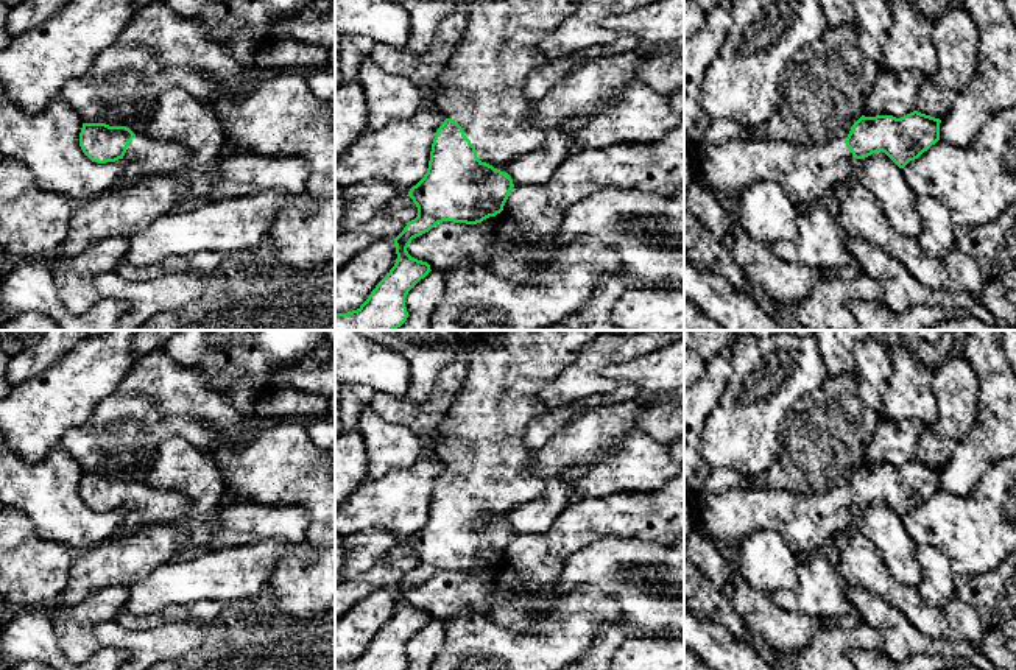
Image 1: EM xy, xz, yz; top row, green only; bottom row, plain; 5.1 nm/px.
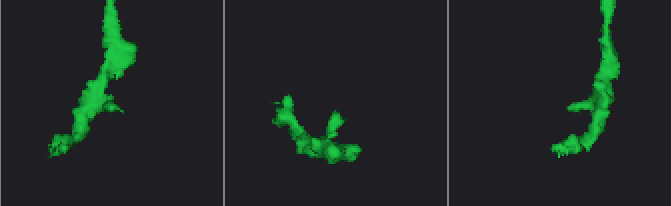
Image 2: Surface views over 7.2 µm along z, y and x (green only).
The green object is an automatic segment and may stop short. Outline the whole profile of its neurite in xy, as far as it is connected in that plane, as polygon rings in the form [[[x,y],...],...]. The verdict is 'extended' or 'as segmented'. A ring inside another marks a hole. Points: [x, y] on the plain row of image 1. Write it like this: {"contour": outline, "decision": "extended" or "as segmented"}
{"contour": [[[83,472],[79,495],[92,511],[122,508],[125,530],[148,524],[176,525],[192,519],[190,500],[181,489],[136,485],[126,475]]], "decision": "extended"}

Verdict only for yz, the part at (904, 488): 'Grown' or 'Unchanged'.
Grown

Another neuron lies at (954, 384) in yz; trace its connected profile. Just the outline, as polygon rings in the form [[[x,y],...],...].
[[[960,354],[930,372],[932,391],[938,400],[938,419],[921,435],[915,460],[943,467],[975,421],[979,379]]]

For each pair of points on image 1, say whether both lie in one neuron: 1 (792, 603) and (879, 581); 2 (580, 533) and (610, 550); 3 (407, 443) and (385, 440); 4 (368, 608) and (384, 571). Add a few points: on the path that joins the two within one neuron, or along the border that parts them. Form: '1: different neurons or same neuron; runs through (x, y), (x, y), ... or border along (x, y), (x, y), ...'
1: different neurons; border along (836, 567), (848, 585)
2: different neurons; border along (630, 538), (602, 538), (578, 549), (564, 560)
3: same neuron; runs through (402, 443), (390, 443)
4: different neurons; border along (393, 588), (379, 588), (362, 597), (351, 608)

